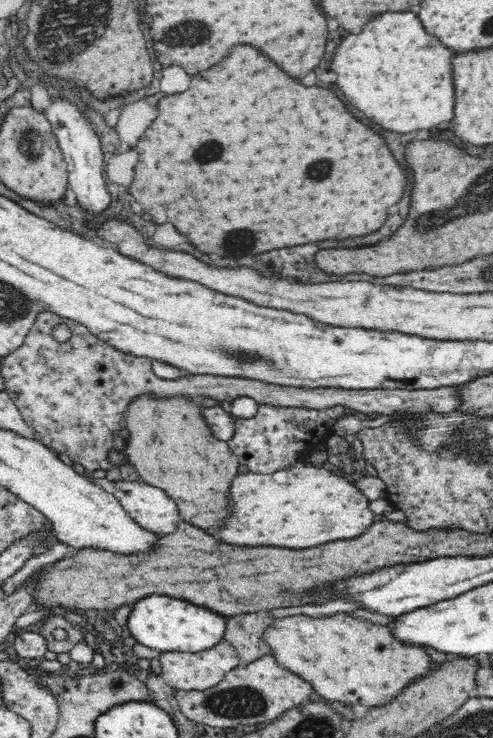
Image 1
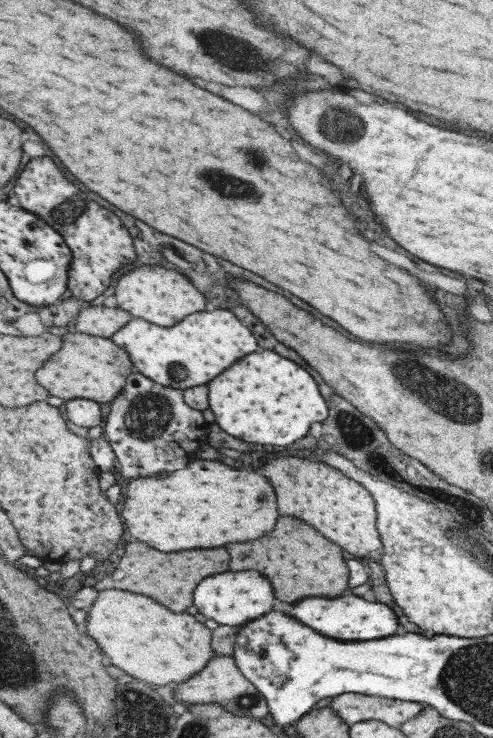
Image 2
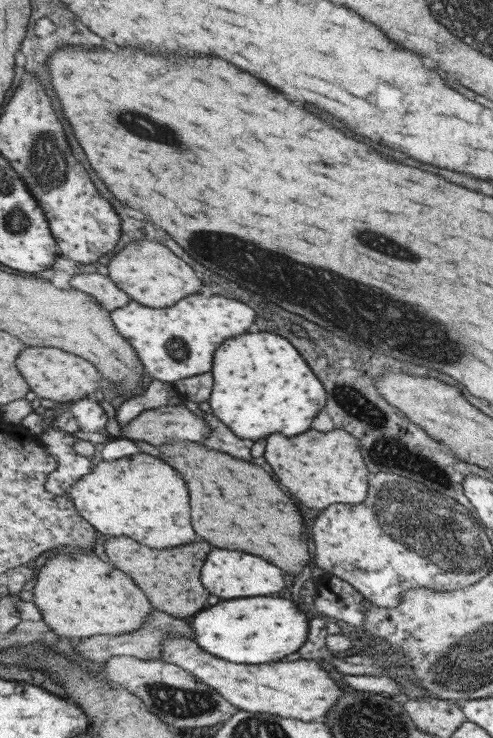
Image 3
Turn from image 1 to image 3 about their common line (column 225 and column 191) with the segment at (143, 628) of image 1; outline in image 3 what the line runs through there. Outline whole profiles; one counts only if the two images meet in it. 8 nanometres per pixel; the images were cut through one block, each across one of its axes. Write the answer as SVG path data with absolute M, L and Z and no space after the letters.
M237 598L223 600L217 606L211 606L199 612L191 620L195 630L195 641L223 660L244 665L262 665L274 663L281 658L297 652L309 639L310 621L301 610L285 598Z

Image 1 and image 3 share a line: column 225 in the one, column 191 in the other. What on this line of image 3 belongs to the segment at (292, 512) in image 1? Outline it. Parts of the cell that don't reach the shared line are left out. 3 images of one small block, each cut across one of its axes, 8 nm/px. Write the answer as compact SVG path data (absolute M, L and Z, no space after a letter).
M135 454L117 461L101 461L93 470L93 474L83 475L73 483L67 496L97 530L111 536L129 536L151 548L195 542L189 490L173 466L149 454Z

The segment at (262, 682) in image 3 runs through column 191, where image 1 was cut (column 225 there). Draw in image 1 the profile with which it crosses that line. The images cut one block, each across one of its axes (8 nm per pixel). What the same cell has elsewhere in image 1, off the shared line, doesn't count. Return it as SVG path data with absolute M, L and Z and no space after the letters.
M224 638L218 644L210 646L208 650L200 650L200 652L161 652L159 660L162 665L161 676L165 682L170 687L180 690L216 688L224 678L224 674L239 666L235 648Z

